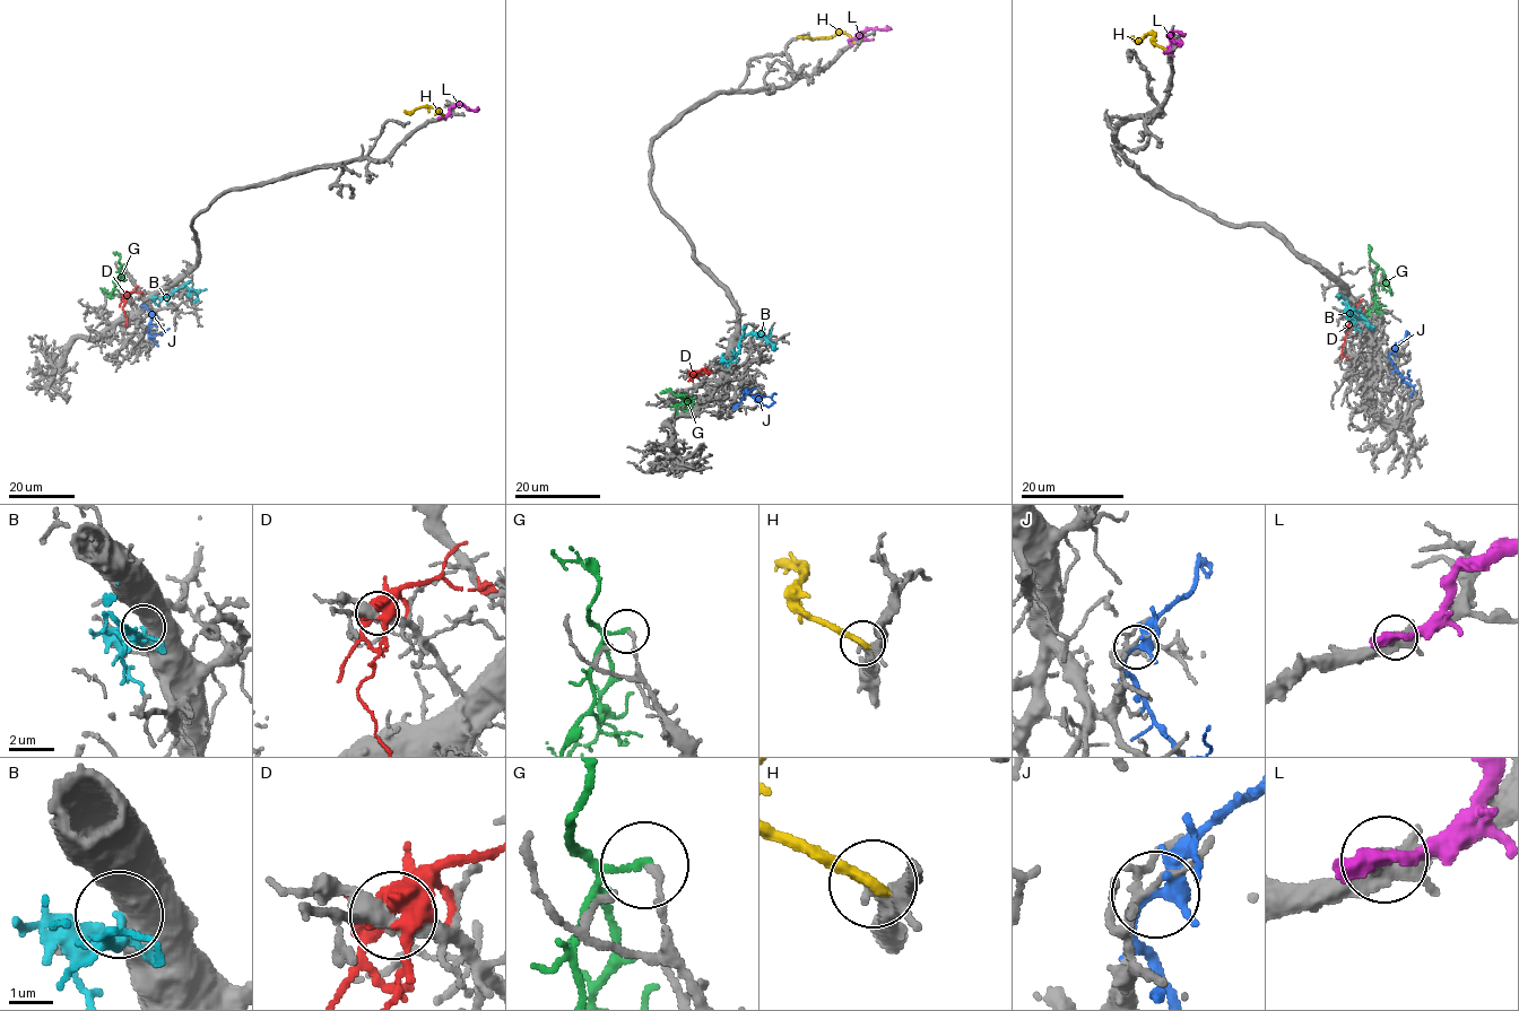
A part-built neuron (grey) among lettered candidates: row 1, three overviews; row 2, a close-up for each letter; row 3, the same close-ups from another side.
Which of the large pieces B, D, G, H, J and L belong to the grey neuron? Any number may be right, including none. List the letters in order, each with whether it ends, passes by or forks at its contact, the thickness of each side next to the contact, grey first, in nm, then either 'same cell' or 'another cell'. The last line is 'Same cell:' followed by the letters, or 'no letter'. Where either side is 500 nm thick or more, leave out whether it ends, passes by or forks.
B: 850 nm thick on the grey side, 130 nm on the other; another cell
D: it forks there; 360 nm thick on the grey side, 480 nm on the other; another cell
G: it passes by; 140 nm thick on the grey side, 90 nm on the other; another cell
H: it ends there; 320 nm thick on the grey side, 340 nm on the other; same cell
J: it forks there; 150 nm thick on the grey side, 300 nm on the other; another cell
L: it forks there; 340 nm thick on the grey side, 280 nm on the other; another cell
Same cell: H

